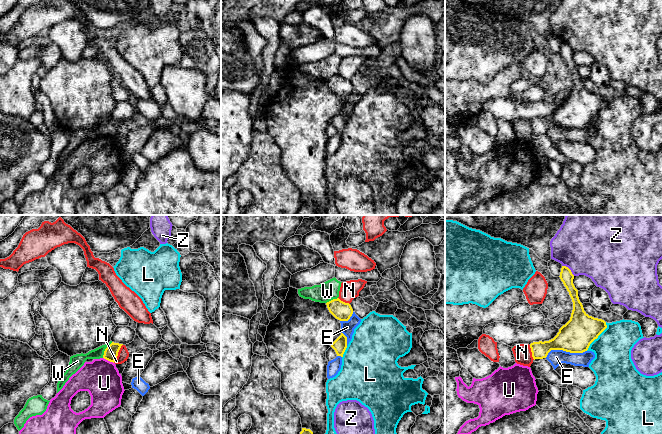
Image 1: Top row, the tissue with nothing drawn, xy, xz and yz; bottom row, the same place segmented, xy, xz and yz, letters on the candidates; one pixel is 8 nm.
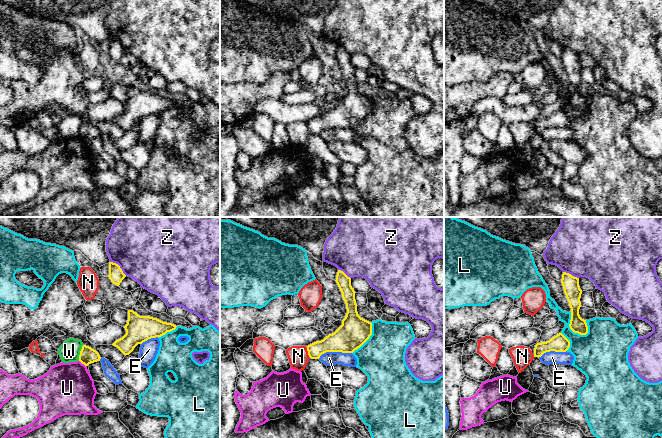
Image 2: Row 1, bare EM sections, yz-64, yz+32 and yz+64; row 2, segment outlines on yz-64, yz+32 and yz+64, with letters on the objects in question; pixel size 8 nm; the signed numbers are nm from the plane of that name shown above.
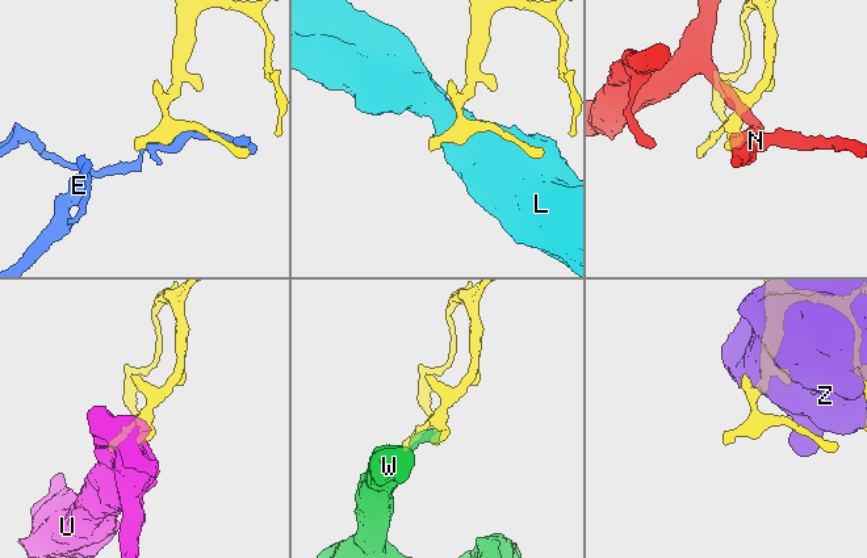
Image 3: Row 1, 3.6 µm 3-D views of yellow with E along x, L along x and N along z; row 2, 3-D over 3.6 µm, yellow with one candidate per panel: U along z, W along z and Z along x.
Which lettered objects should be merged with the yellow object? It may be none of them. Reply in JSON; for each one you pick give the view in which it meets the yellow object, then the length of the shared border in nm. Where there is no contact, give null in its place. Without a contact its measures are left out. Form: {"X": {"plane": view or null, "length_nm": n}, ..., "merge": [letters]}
{"merge": []}

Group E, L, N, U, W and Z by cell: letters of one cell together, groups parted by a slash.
E / L / N / U / W / Z

